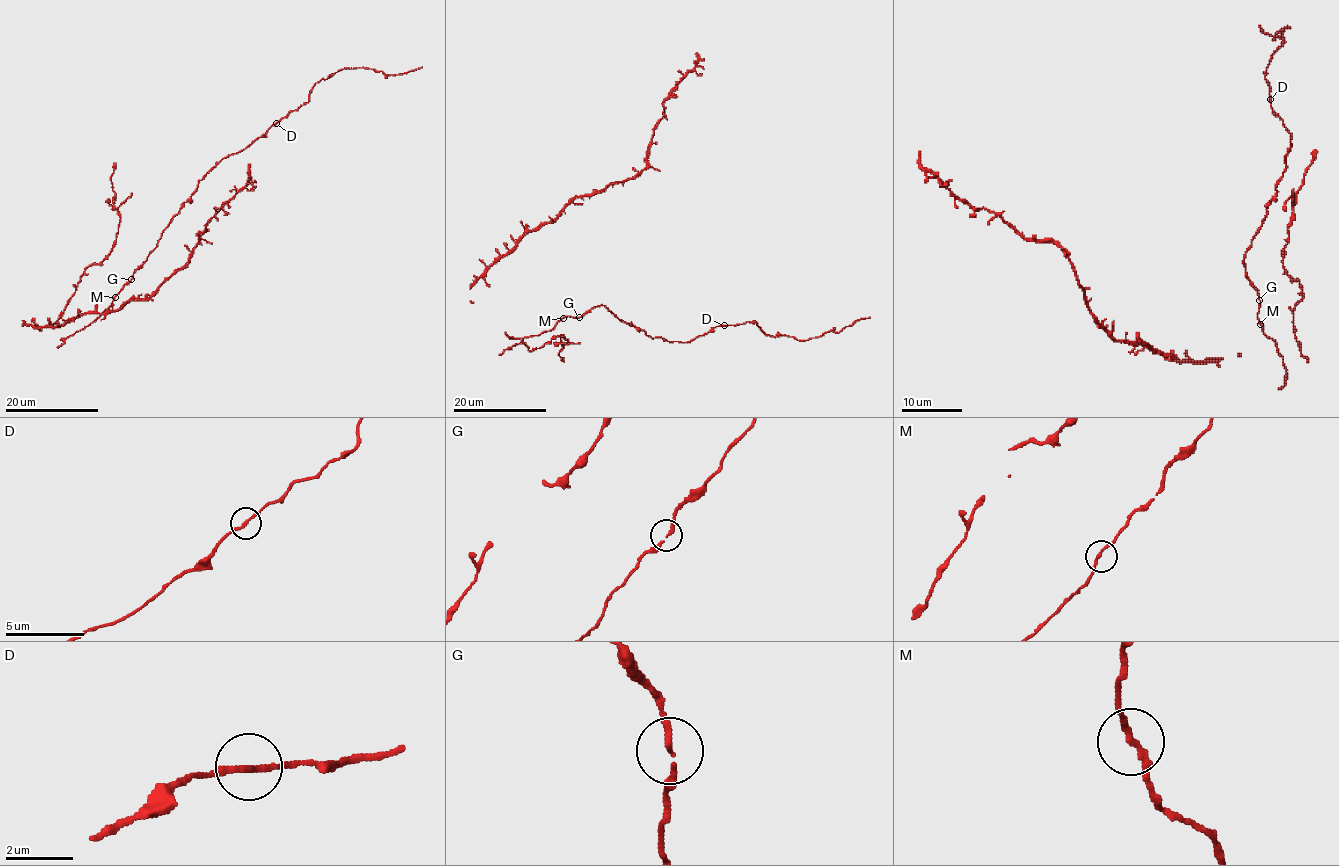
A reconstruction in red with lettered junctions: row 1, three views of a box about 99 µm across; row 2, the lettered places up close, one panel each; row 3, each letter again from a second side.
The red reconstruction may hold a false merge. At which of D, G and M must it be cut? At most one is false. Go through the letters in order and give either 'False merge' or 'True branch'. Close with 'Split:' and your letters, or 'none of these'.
D: True branch
G: True branch
M: True branch
Split: none of these

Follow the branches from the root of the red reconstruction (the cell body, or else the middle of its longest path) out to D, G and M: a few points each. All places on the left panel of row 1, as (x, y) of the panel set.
D: (80, 330), (93, 323), (132, 279), (199, 181), (224, 158), (249, 146), (276, 123)
G: (80, 330), (96, 319), (131, 279)
M: (80, 330), (93, 323), (115, 297)

